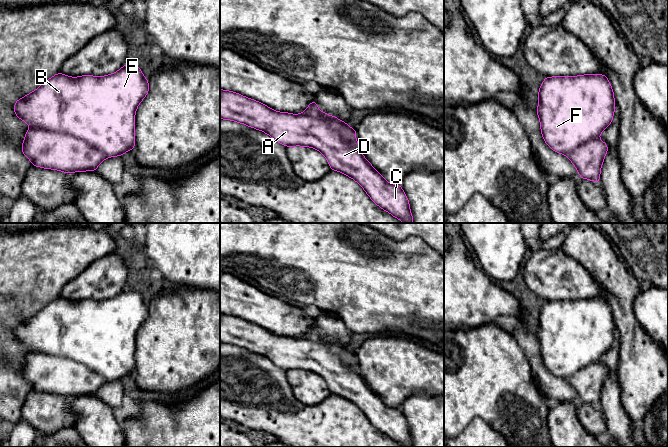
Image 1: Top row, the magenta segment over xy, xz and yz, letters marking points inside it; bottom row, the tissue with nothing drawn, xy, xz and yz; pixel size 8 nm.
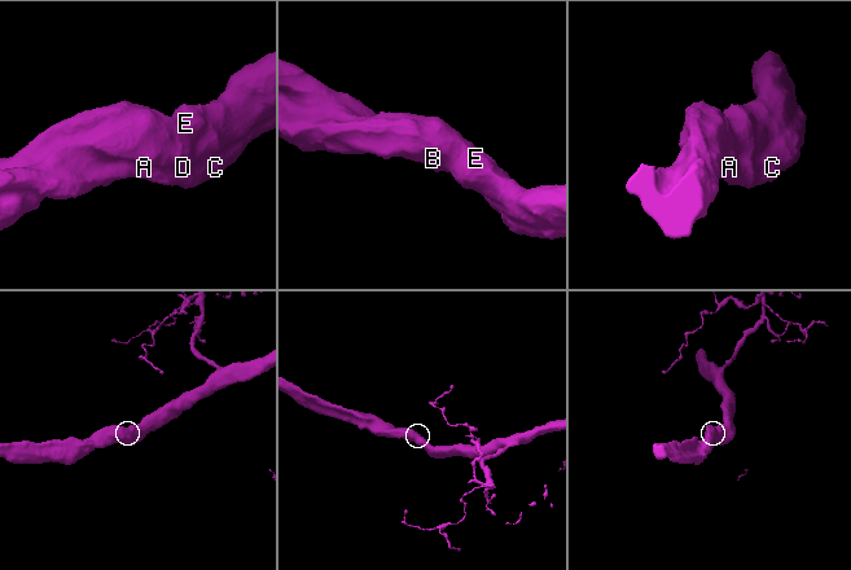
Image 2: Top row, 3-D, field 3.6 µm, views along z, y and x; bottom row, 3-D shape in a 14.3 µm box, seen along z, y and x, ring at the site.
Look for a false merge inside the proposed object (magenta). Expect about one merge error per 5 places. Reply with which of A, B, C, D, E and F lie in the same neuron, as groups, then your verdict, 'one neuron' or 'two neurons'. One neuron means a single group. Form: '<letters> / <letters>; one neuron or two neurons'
A B C D E F; one neuron

